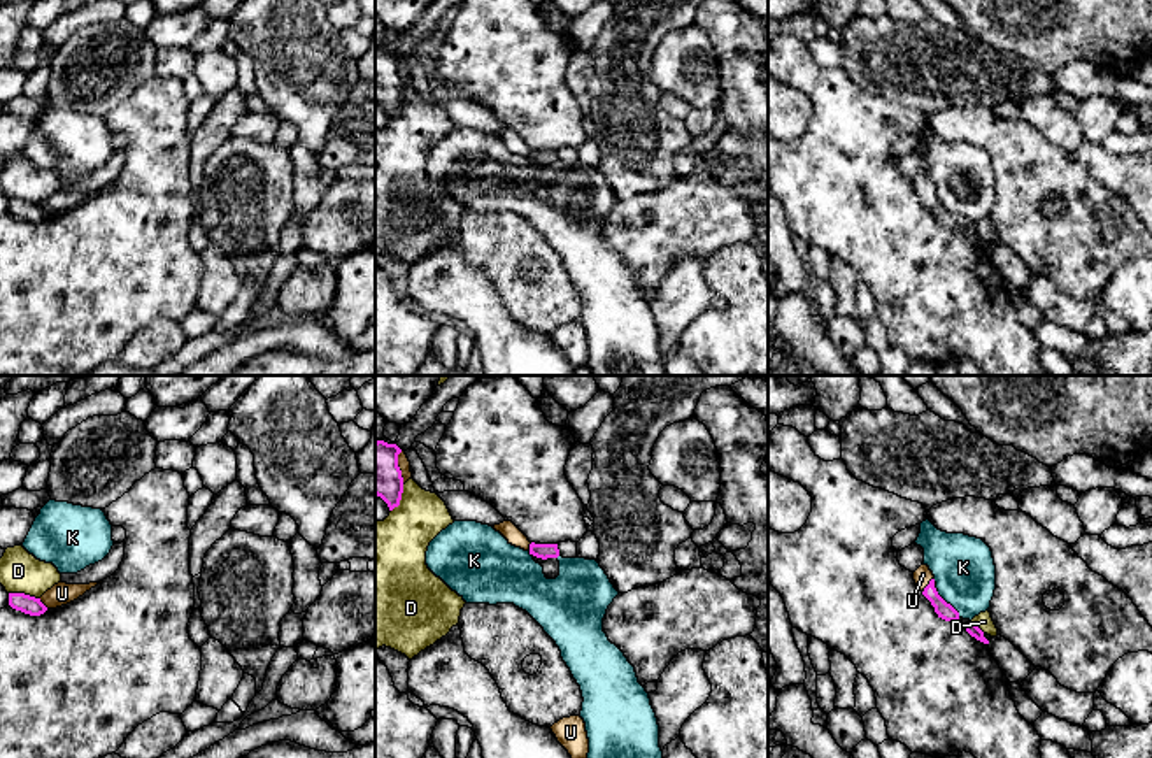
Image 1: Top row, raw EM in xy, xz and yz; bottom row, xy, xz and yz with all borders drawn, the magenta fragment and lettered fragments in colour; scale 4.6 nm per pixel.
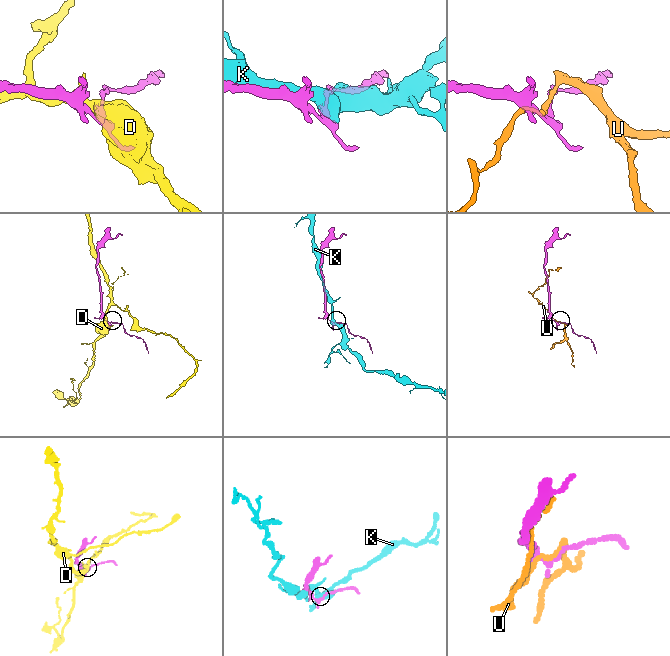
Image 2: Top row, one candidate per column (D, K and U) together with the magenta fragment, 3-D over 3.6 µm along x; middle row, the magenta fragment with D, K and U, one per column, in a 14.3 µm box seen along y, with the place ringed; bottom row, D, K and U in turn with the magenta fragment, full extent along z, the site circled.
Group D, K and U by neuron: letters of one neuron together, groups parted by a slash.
D / K / U

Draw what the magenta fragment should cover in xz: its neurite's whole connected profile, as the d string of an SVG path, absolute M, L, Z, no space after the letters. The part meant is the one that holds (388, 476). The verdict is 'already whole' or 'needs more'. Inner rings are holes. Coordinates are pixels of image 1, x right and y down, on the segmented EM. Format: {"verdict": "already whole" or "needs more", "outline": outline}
{"verdict": "needs more", "outline": "M375 442L375 495L389 511L400 505L403 484L412 477L410 461L396 444Z"}

